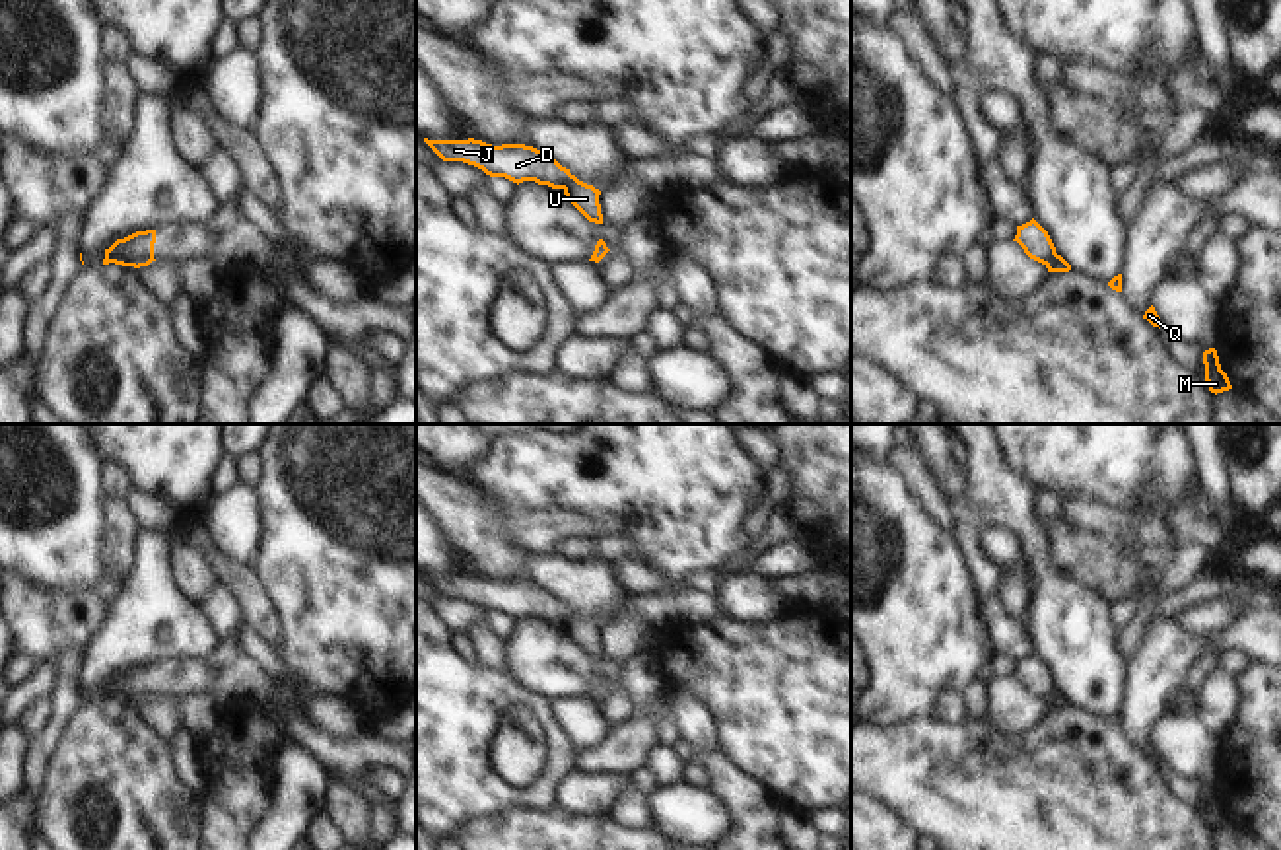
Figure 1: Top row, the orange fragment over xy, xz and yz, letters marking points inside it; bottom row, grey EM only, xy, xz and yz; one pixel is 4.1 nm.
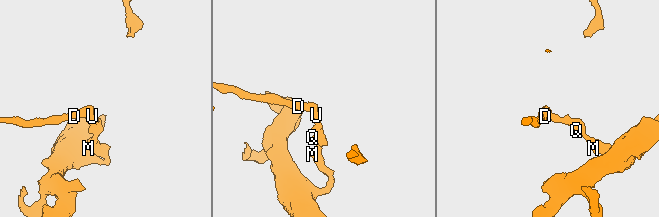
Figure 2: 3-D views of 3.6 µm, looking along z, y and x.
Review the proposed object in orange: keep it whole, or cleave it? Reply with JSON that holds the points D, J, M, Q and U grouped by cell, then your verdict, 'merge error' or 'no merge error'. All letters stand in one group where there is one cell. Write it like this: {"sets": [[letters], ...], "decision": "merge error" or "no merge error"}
{"sets": [["D", "J"], ["M", "Q", "U"]], "decision": "merge error"}

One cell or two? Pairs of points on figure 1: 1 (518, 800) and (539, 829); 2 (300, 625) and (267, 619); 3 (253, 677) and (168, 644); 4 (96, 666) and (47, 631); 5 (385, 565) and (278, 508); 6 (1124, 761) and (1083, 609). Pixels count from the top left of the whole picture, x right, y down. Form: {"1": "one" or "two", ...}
{"1": "two", "2": "two", "3": "two", "4": "two", "5": "one", "6": "two"}

